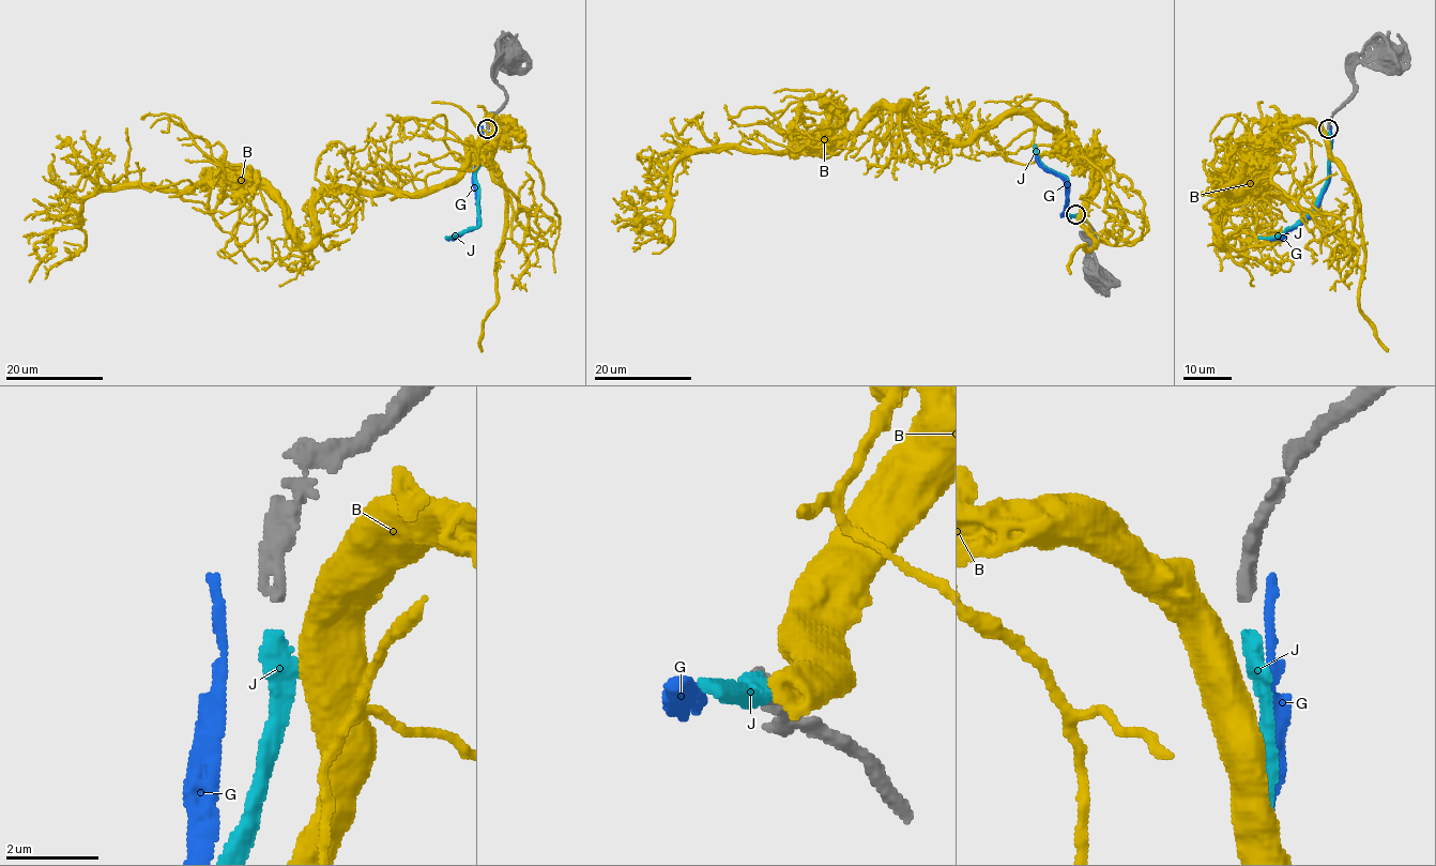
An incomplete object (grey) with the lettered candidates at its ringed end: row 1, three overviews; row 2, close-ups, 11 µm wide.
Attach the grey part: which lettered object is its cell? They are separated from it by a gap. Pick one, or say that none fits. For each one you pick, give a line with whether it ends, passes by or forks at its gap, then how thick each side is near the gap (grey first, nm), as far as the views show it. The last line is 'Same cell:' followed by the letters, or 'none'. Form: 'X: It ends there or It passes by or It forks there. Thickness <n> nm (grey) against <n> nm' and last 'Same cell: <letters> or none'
J: It ends there. Thickness 320 nm (grey) against 400 nm
Same cell: J

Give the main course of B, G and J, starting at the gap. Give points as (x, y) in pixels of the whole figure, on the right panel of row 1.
B: (1325, 132), (1246, 164), (1220, 238), (1266, 182), (1340, 231), (1344, 282)
G: (1330, 128), (1329, 182), (1319, 206), (1281, 237), (1268, 239)
J: (1327, 132), (1327, 183), (1319, 203), (1285, 231), (1274, 237), (1258, 237)

